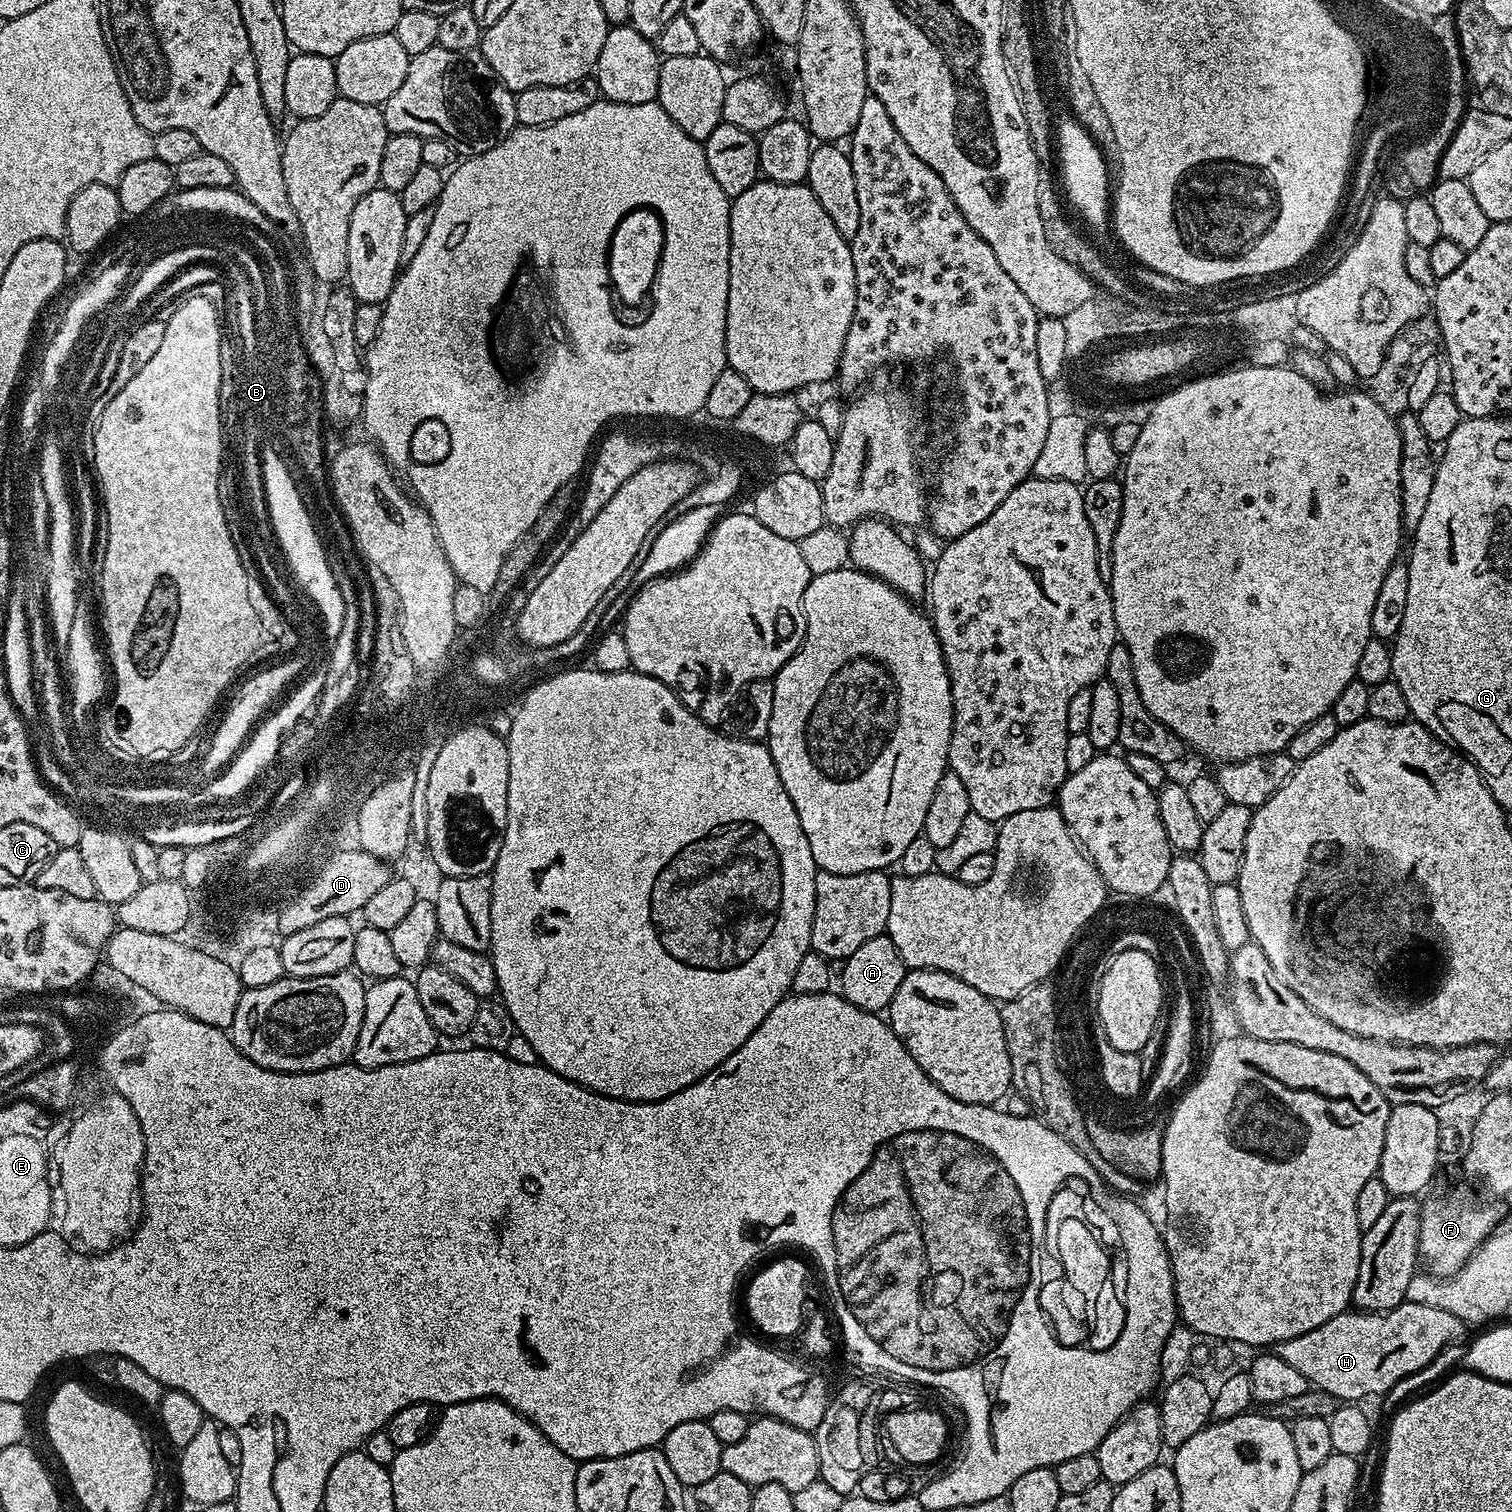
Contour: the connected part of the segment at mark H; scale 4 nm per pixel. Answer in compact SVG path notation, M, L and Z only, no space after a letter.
M1403 1302L1388 1312L1343 1312L1330 1318L1330 1322L1322 1322L1322 1326L1314 1326L1314 1330L1306 1330L1306 1334L1298 1334L1298 1338L1271 1345L1270 1352L1294 1366L1313 1389L1325 1391L1339 1402L1364 1402L1360 1400L1367 1396L1383 1397L1399 1380L1422 1370L1449 1344L1457 1343L1464 1331L1464 1321L1454 1318L1454 1314L1446 1314L1446 1310Z

